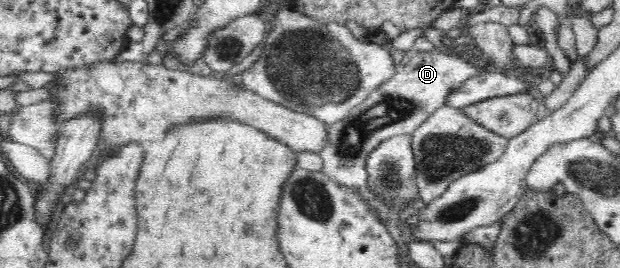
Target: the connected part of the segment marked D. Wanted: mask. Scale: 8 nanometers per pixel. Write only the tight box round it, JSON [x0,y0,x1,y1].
[320,49,494,252]

